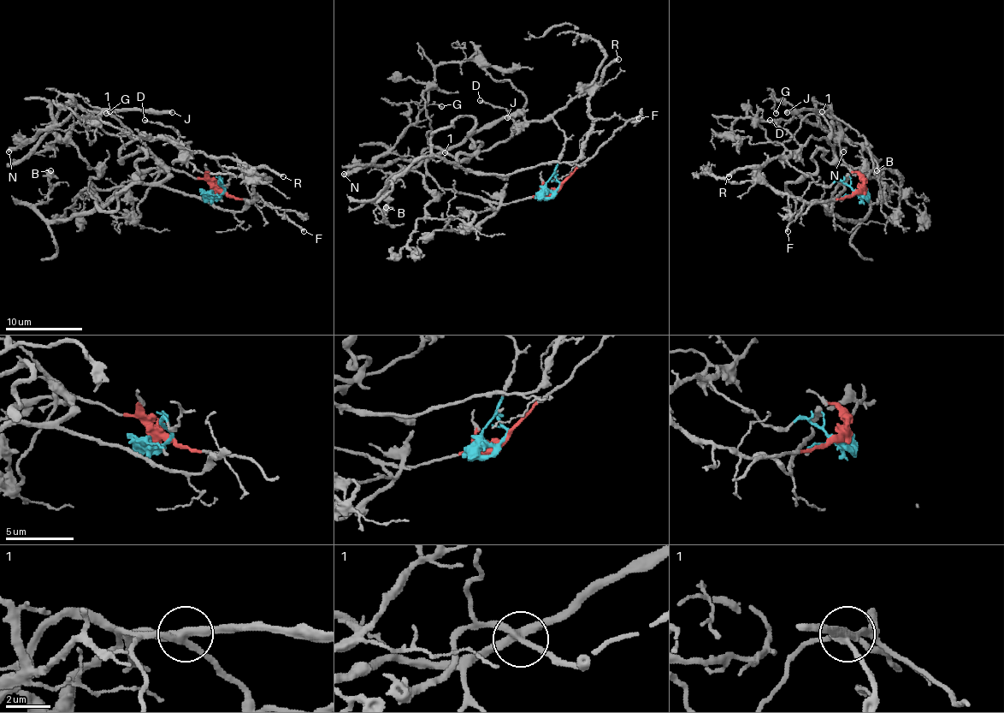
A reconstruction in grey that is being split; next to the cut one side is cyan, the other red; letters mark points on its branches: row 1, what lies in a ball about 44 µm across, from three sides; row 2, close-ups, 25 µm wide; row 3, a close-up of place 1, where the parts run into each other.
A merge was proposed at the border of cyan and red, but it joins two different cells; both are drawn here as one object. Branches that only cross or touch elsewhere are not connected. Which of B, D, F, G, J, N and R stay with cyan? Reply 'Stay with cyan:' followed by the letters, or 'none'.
Stay with cyan: B, D, G, N, R

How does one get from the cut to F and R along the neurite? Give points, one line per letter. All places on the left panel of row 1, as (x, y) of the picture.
F: (221, 193), (268, 203), (304, 232)
R: (221, 193), (219, 181), (229, 183), (229, 174), (217, 162), (219, 158), (237, 158), (283, 175)

